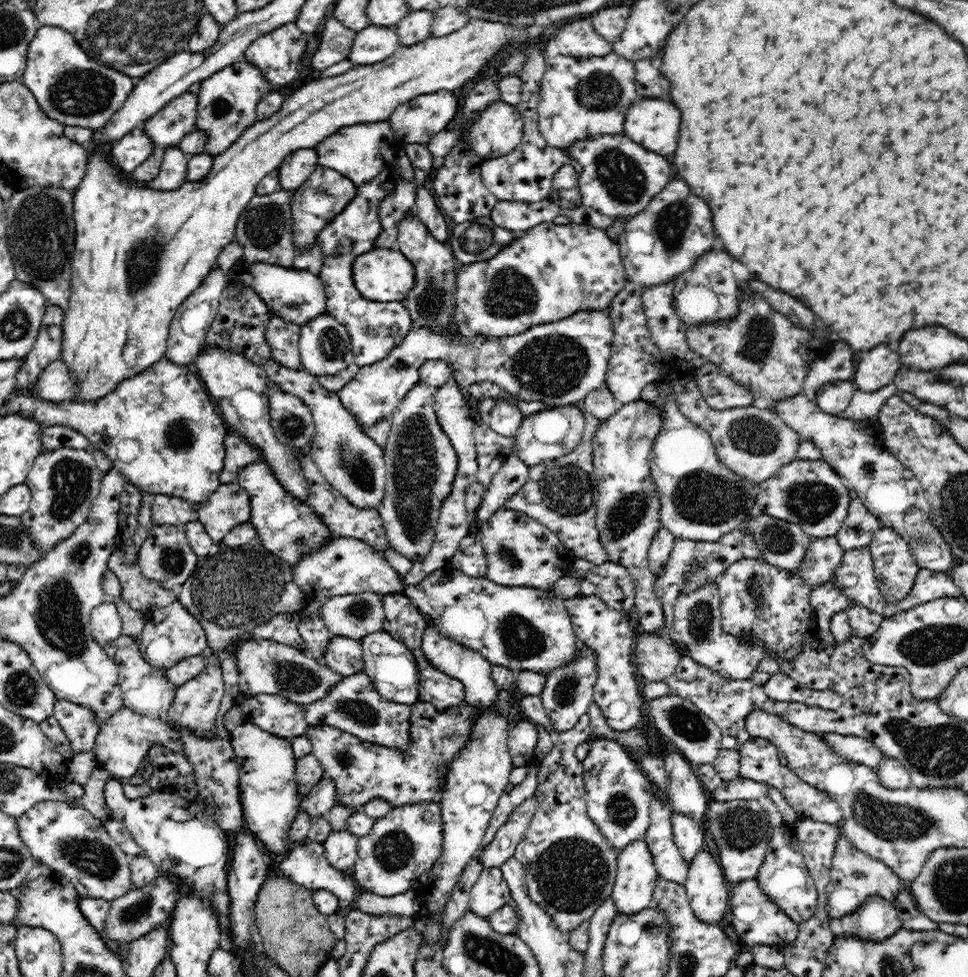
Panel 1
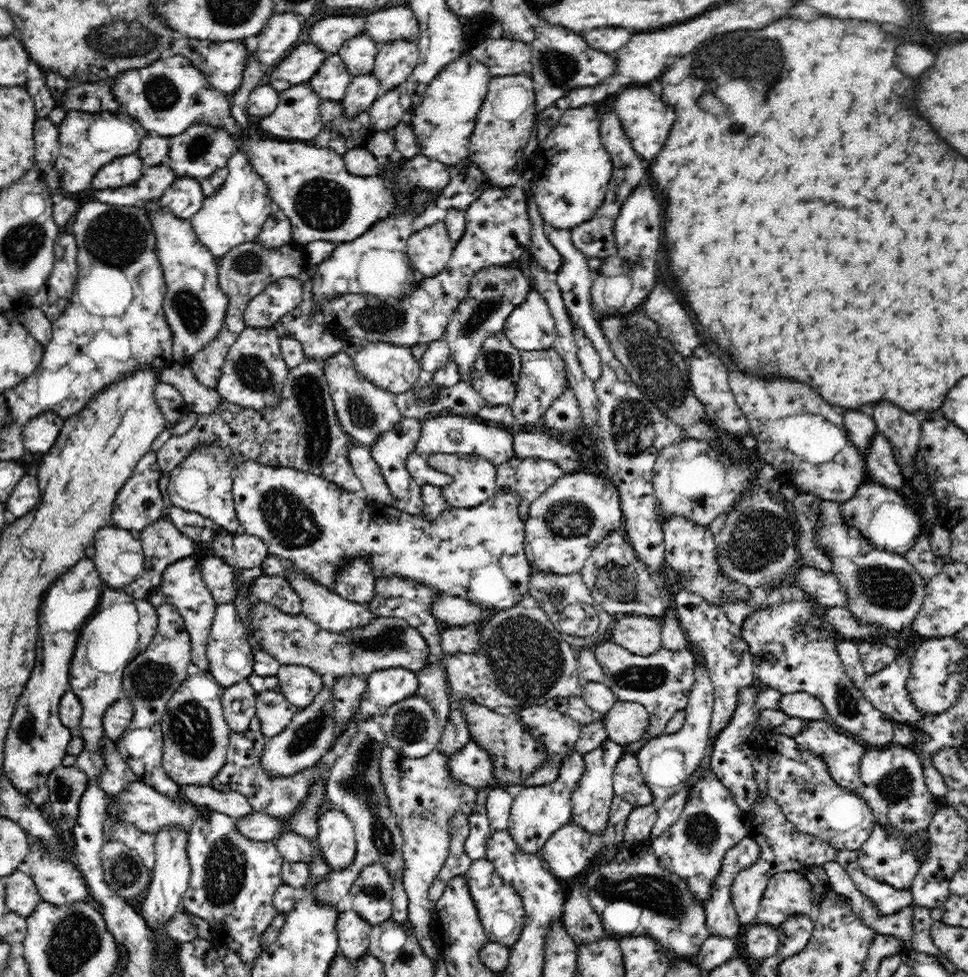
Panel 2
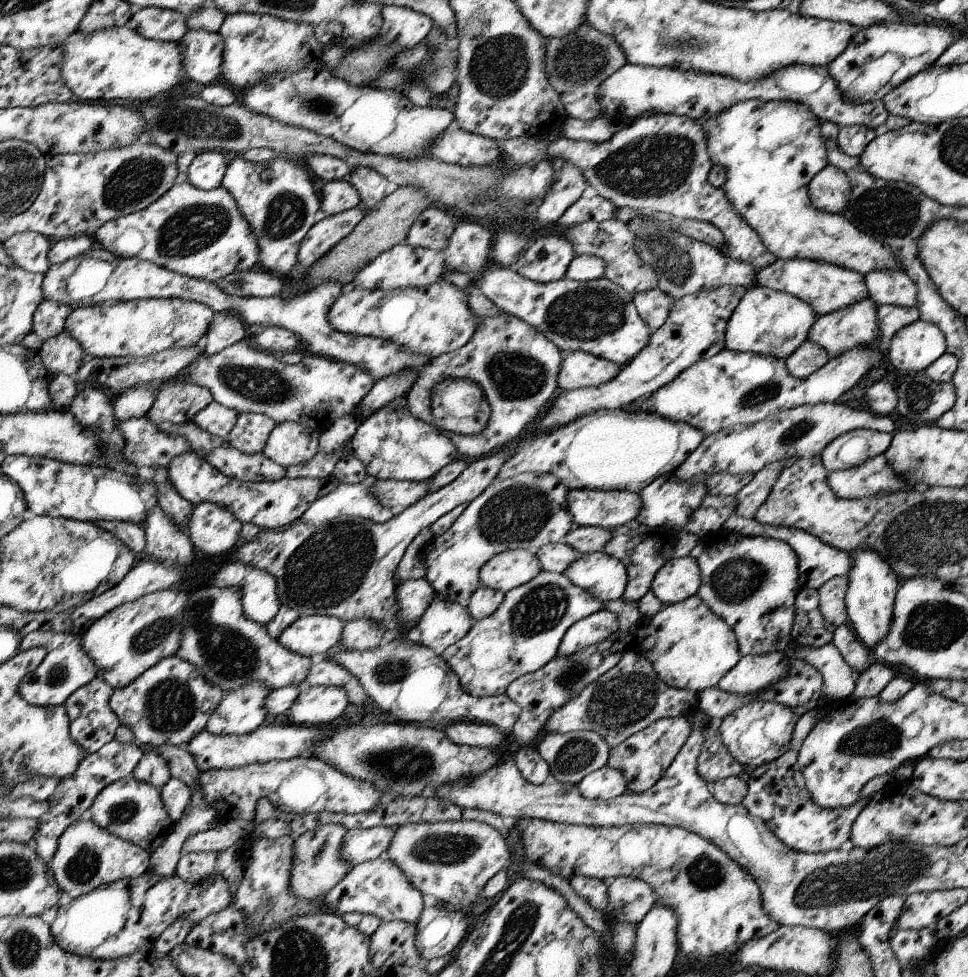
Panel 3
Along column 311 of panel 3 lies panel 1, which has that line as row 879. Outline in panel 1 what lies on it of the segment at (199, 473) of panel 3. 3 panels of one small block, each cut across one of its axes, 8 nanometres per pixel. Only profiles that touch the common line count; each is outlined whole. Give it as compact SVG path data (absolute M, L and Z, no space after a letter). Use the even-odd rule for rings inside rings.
M485 868L472 885L469 901L470 912L486 918L512 904L511 887L503 875L503 869Z

